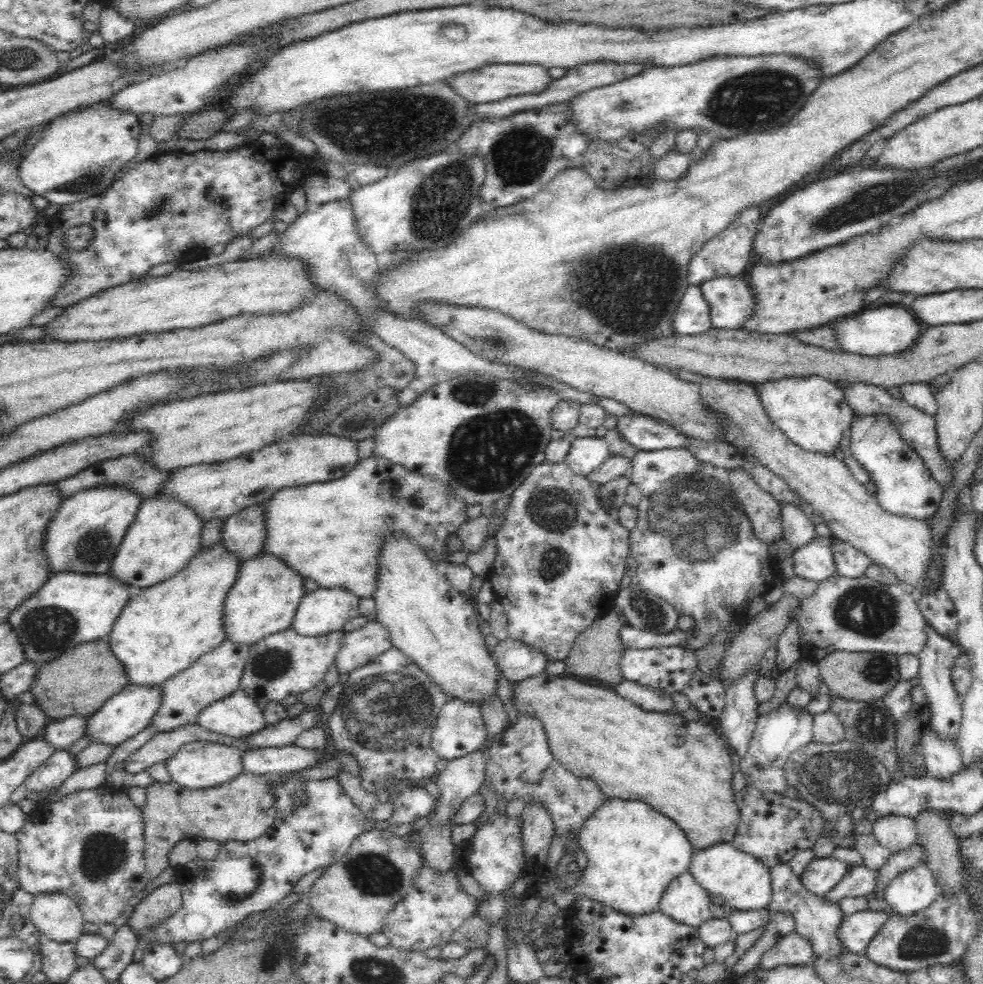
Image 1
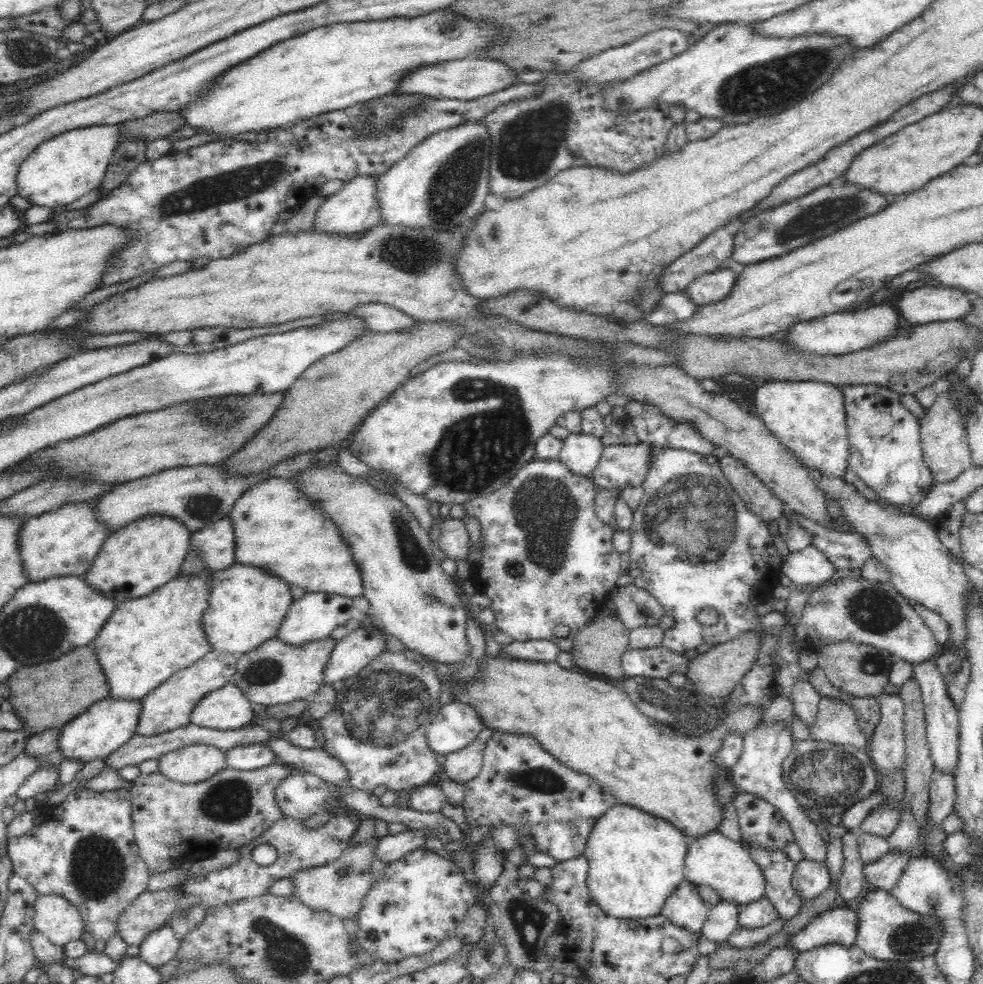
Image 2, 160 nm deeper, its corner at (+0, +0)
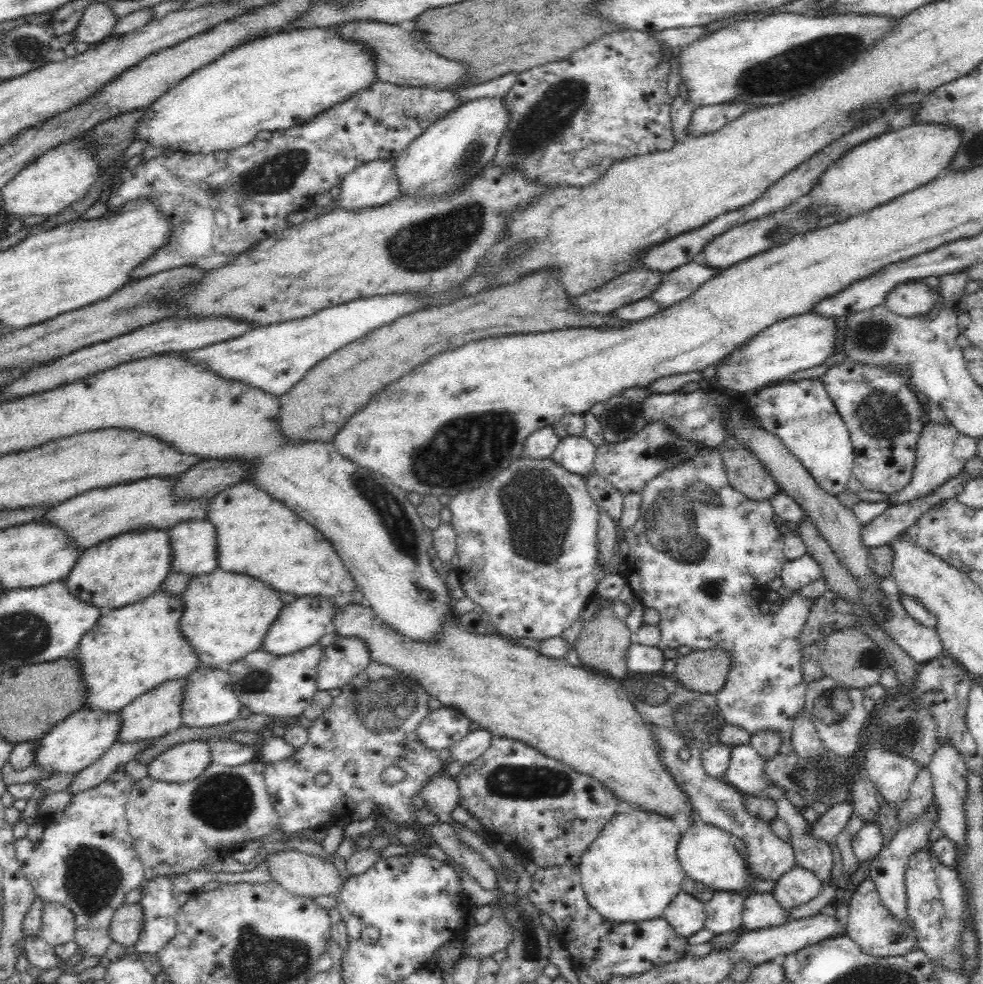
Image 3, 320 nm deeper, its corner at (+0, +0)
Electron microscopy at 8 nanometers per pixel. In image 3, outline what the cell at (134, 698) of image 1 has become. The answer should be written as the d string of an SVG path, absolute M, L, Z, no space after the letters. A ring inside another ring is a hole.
M82 708L66 719L61 720L44 737L37 740L38 745L32 767L40 767L42 771L51 774L76 774L94 764L96 760L99 760L108 751L108 748L111 748L117 742L120 728L121 719L119 712L108 712L106 714L100 710Z

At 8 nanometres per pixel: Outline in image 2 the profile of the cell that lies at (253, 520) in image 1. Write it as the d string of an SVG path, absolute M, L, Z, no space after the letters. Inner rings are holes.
M228 516L190 532L190 551L198 551L204 568L224 570L234 564L234 529Z

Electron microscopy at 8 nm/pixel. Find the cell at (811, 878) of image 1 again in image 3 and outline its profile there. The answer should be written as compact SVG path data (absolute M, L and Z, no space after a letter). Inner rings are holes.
M794 866L776 880L771 893L780 907L790 910L810 902L820 892L822 885L810 870Z

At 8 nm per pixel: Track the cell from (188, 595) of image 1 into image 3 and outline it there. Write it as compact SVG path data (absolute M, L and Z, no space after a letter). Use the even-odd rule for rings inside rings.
M154 591L150 596L138 602L115 609L101 608L99 611L100 618L96 620L92 630L88 630L86 636L80 640L80 648L76 648L76 652L70 655L72 661L78 663L82 671L82 679L86 683L87 698L83 708L100 710L106 714L119 712L138 696L169 680L186 677L196 666L200 665L194 647L178 631L178 620L184 612L180 595Z

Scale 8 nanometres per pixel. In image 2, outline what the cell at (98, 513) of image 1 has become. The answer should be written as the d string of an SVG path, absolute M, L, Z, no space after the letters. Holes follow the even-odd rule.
M89 500L62 505L56 511L48 511L29 518L18 528L18 534L16 534L18 535L18 551L20 551L20 557L22 557L22 567L28 575L28 582L37 583L55 576L82 576L92 566L100 546L112 533L96 517L96 513L92 511L92 503L93 501Z

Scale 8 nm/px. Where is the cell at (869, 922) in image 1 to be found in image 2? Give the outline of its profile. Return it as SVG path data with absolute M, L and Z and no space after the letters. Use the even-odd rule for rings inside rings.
M837 904L814 917L802 930L796 934L790 934L786 940L786 946L804 952L811 948L824 946L826 944L838 943L848 947L855 944L856 928L858 928L858 915L856 910L848 909L848 904Z

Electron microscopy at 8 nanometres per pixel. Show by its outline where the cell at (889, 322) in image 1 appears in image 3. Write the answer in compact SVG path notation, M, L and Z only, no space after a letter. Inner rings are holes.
M806 313L778 320L772 326L763 328L758 334L748 338L744 344L737 346L730 355L716 362L711 385L716 384L724 390L734 390L734 392L752 390L754 394L766 384L778 382L780 378L786 378L792 372L823 364L838 350L837 335L838 325L834 317L820 317Z

